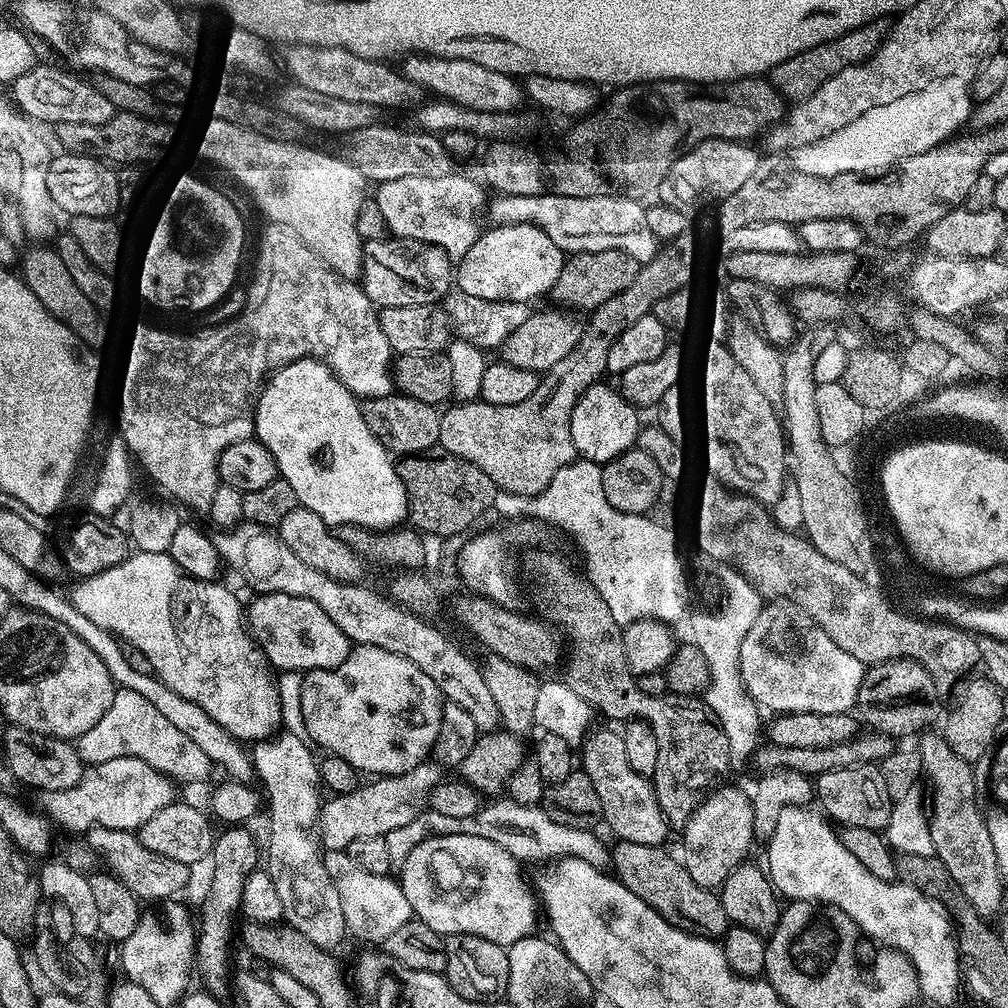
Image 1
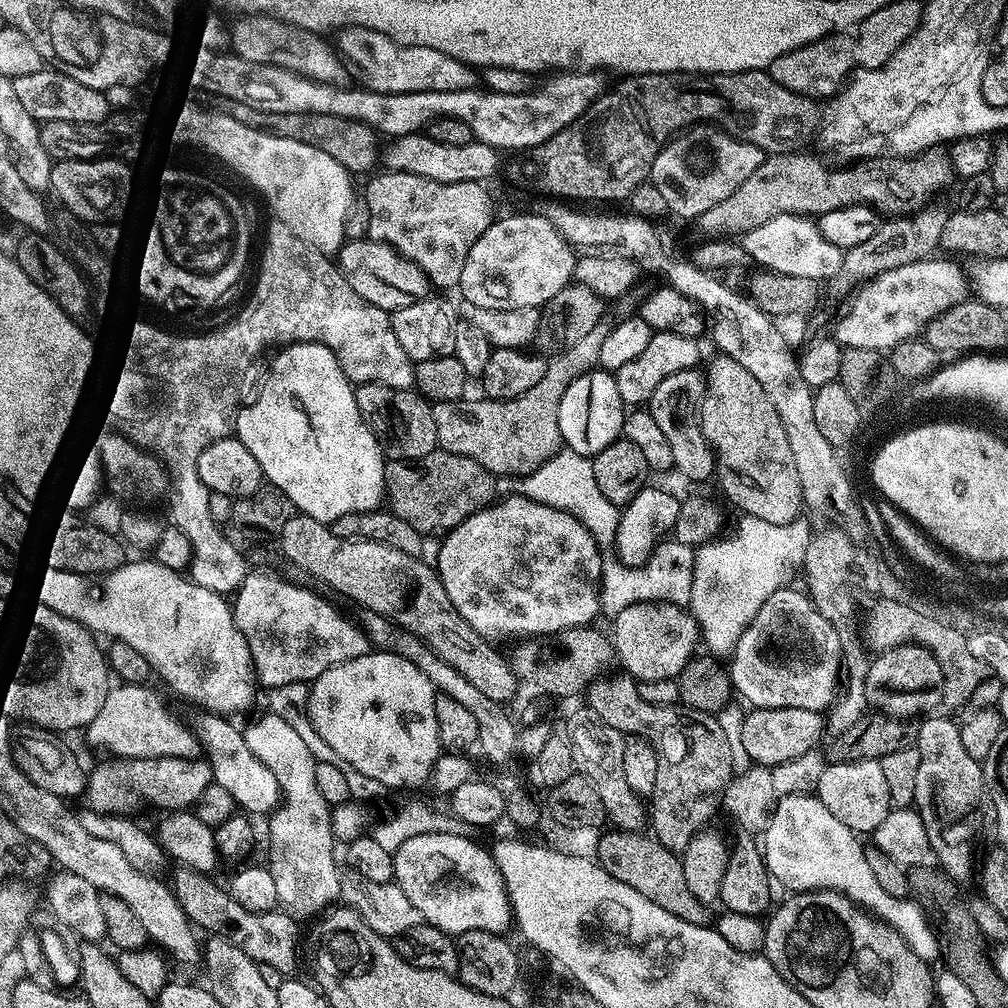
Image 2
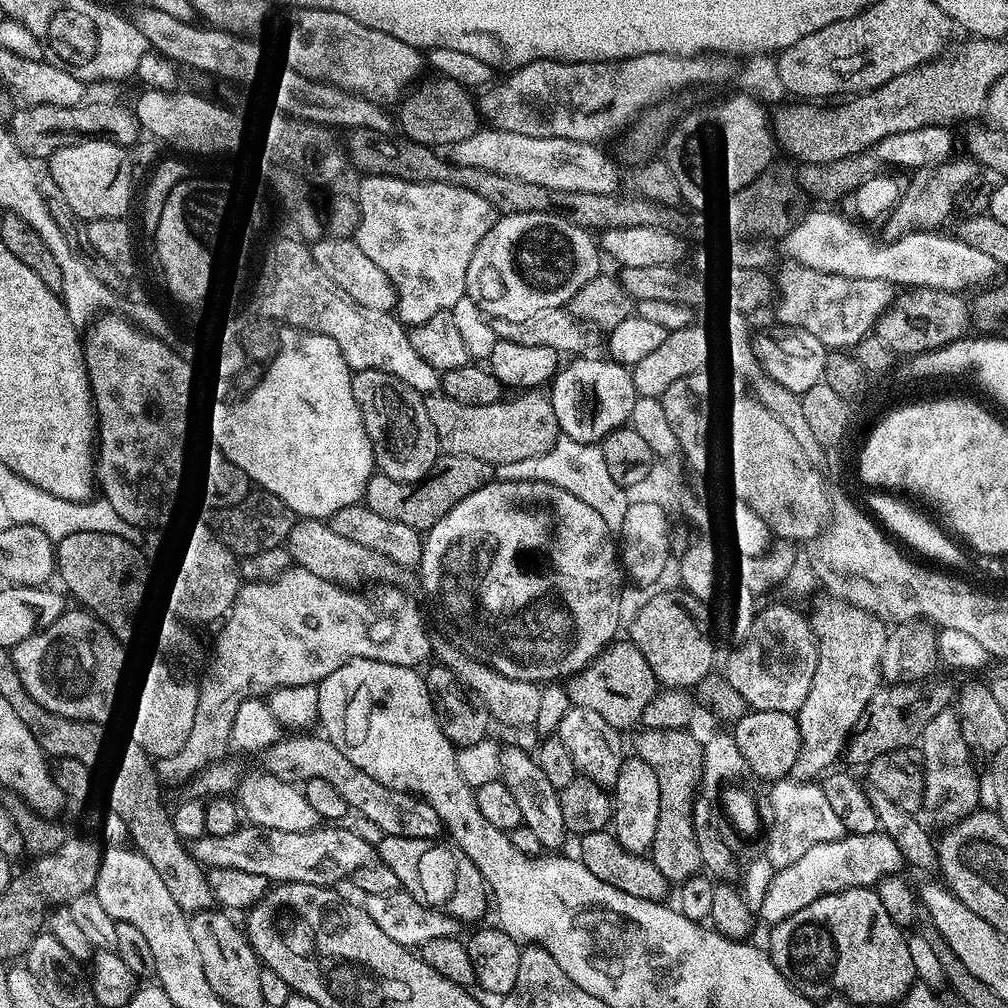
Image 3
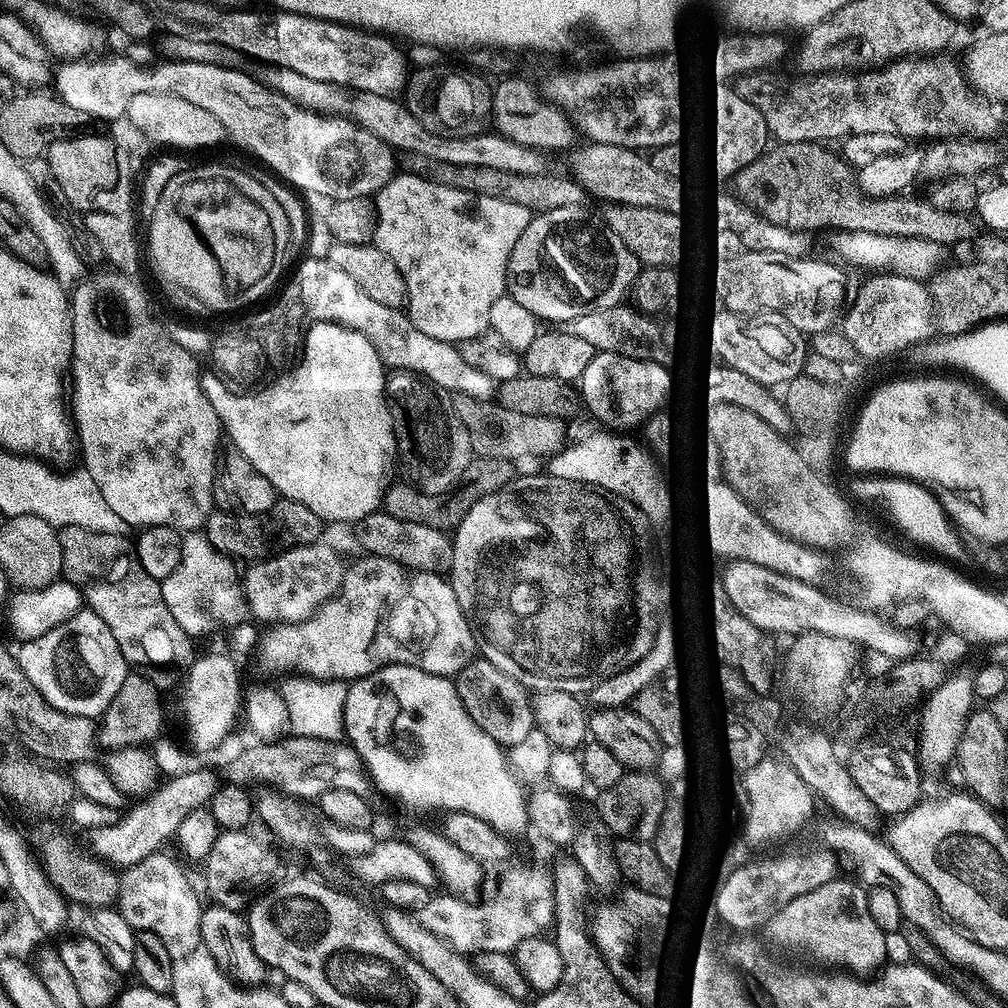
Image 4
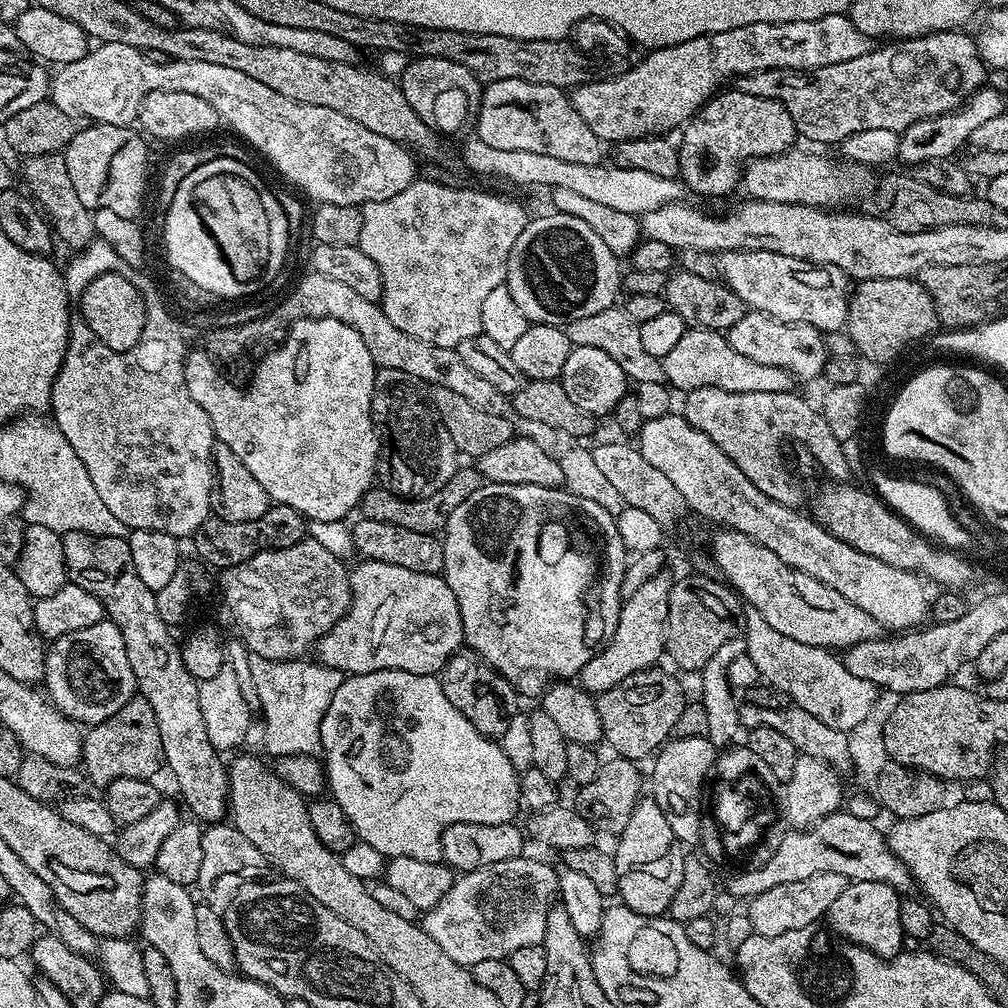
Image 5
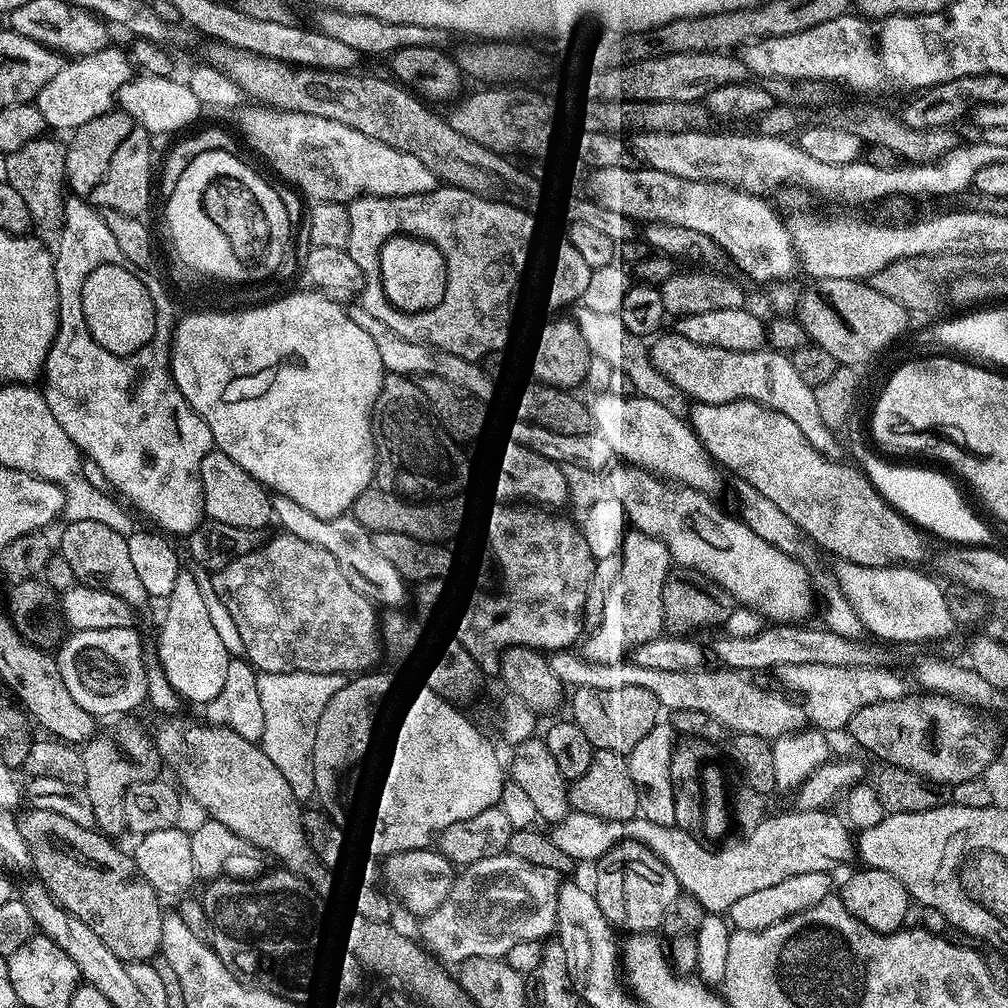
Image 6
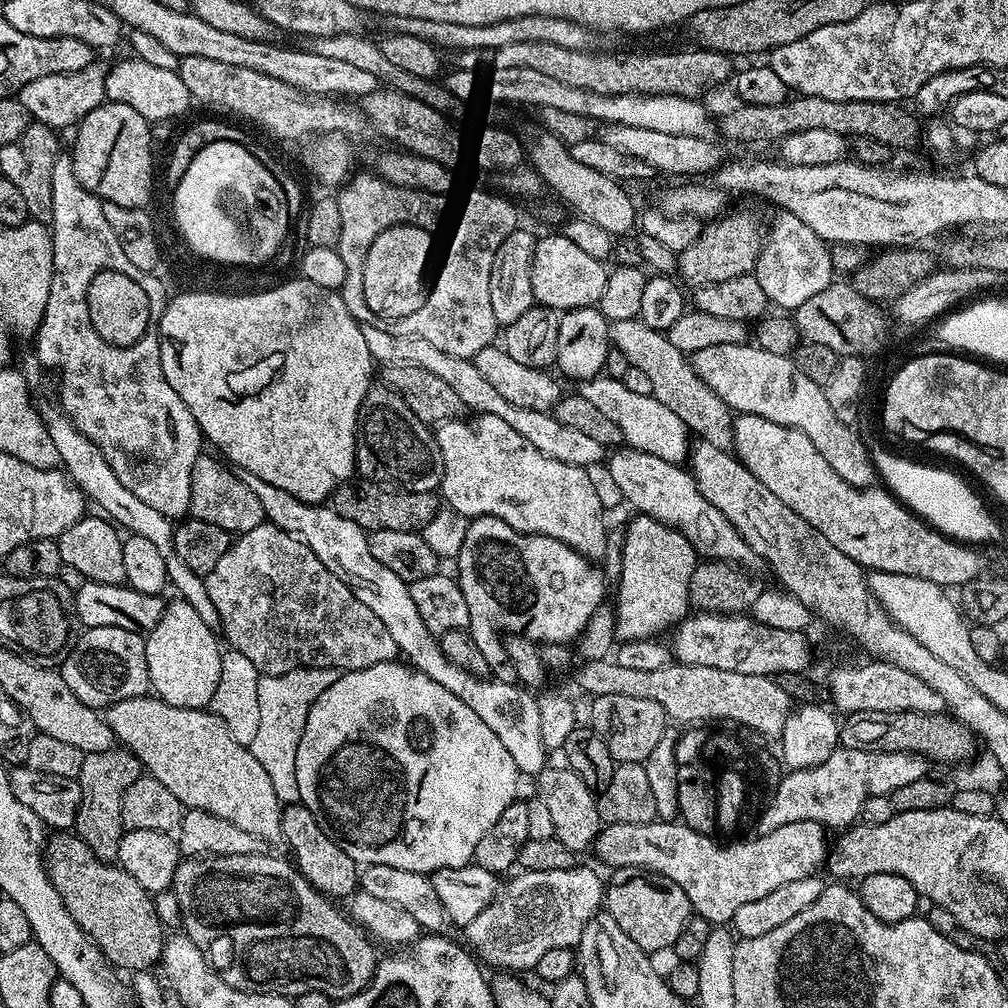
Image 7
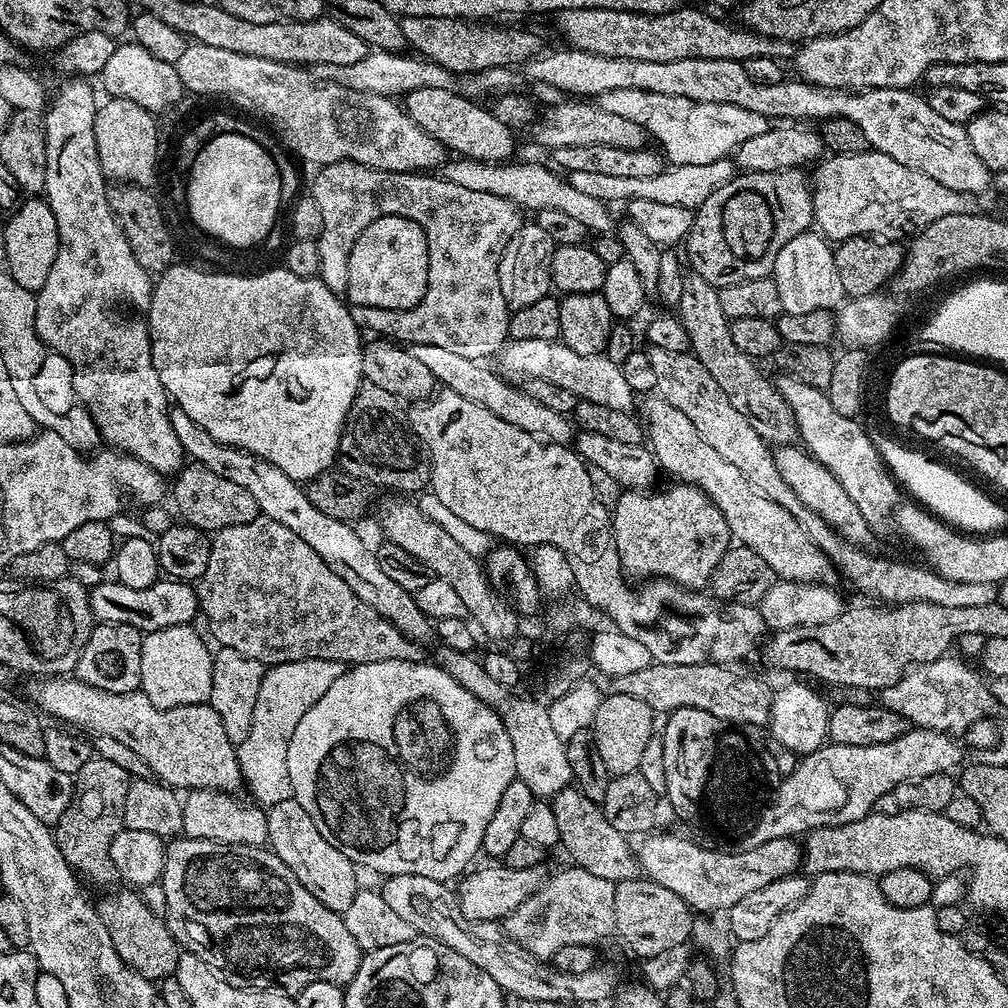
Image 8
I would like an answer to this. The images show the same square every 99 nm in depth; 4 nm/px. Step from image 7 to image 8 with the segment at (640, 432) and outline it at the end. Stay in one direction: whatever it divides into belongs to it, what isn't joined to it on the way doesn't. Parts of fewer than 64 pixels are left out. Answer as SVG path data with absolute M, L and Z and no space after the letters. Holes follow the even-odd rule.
M511 339L505 343L497 355L496 361L501 369L499 371L508 378L517 380L524 375L523 378L528 380L541 380L542 382L554 382L554 386L562 386L562 390L570 390L570 394L574 394L577 400L585 400L586 402L598 402L602 406L610 406L614 410L627 412L632 408L632 399L634 393L630 386L626 384L623 378L623 370L617 367L614 362L604 352L595 352L594 354L578 354L574 350L568 348L561 342L542 341L542 340L526 340Z

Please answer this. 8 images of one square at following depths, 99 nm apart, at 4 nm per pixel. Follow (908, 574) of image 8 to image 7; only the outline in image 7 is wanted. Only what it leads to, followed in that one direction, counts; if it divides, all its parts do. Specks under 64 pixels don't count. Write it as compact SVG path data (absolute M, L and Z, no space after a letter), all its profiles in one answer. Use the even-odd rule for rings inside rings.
M640 318L613 320L609 323L608 335L615 349L624 353L631 367L643 370L651 379L652 395L658 398L658 402L662 402L662 406L670 406L670 410L674 410L674 414L682 418L689 433L719 448L733 447L732 409L726 406L726 402L722 402L722 398L718 398L718 394L706 382L702 382L702 378L698 378L698 374L692 369L691 359L674 346L670 346L667 335L661 329L653 327L651 323L645 323Z

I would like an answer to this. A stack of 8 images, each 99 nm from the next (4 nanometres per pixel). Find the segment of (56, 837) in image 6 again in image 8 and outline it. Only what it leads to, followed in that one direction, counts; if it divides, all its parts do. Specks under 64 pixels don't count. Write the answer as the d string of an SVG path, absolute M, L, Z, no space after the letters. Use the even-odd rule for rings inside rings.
M128 891L132 892L120 892L117 896L108 896L98 904L100 917L110 934L110 942L114 942L114 950L118 958L122 958L124 965L142 974L142 978L159 982L175 973L181 949L170 934L163 915L157 909L155 912L140 897L143 895L139 891Z

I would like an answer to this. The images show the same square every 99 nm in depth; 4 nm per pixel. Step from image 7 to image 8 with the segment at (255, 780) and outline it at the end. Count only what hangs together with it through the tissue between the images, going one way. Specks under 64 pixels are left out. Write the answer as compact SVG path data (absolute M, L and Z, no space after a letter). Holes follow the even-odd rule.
M44 678L37 684L40 685L33 690L31 699L41 713L49 712L50 715L65 720L65 722L60 722L81 733L92 732L91 734L96 736L114 738L118 742L123 742L125 746L130 746L130 750L134 750L134 754L138 754L138 758L142 758L142 762L146 762L149 773L160 783L167 784L173 790L215 788L217 792L235 793L236 787L244 784L244 775L236 757L237 745L230 742L226 729L222 726L222 718L218 718L218 710L214 710L209 703L159 709L141 690L107 692L75 678Z

